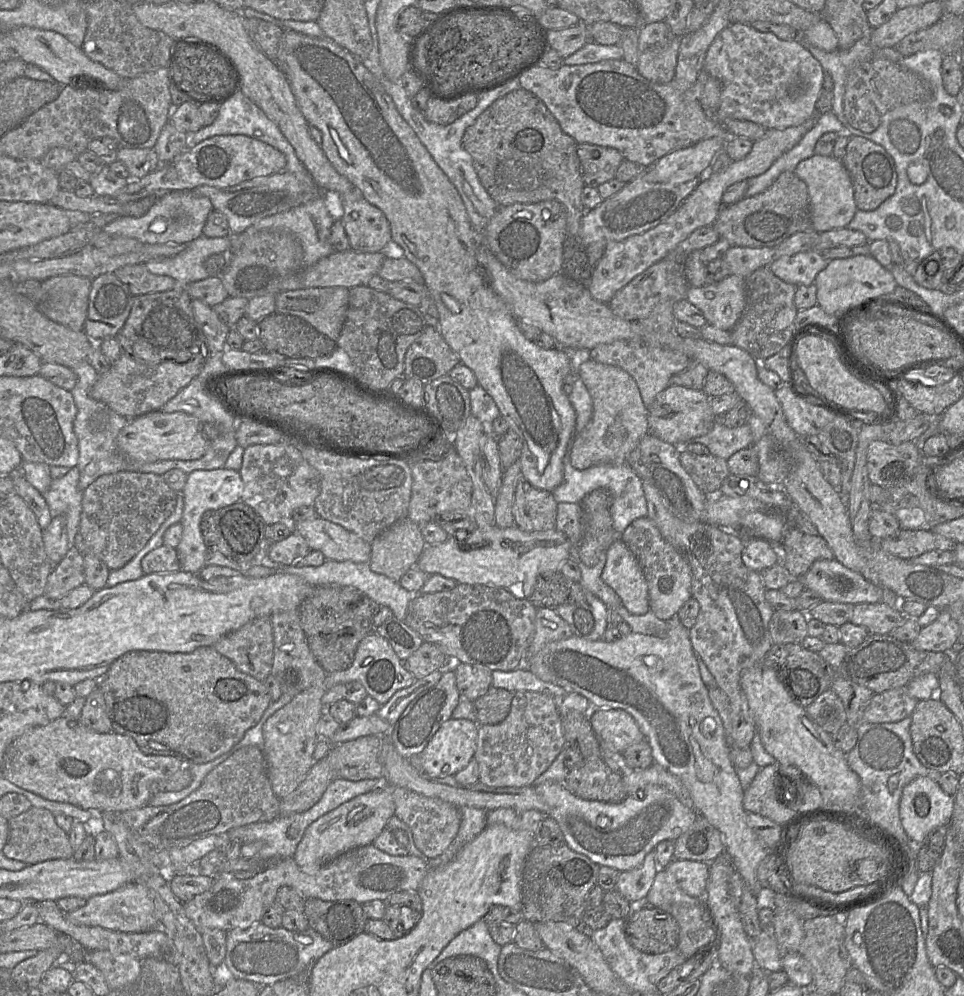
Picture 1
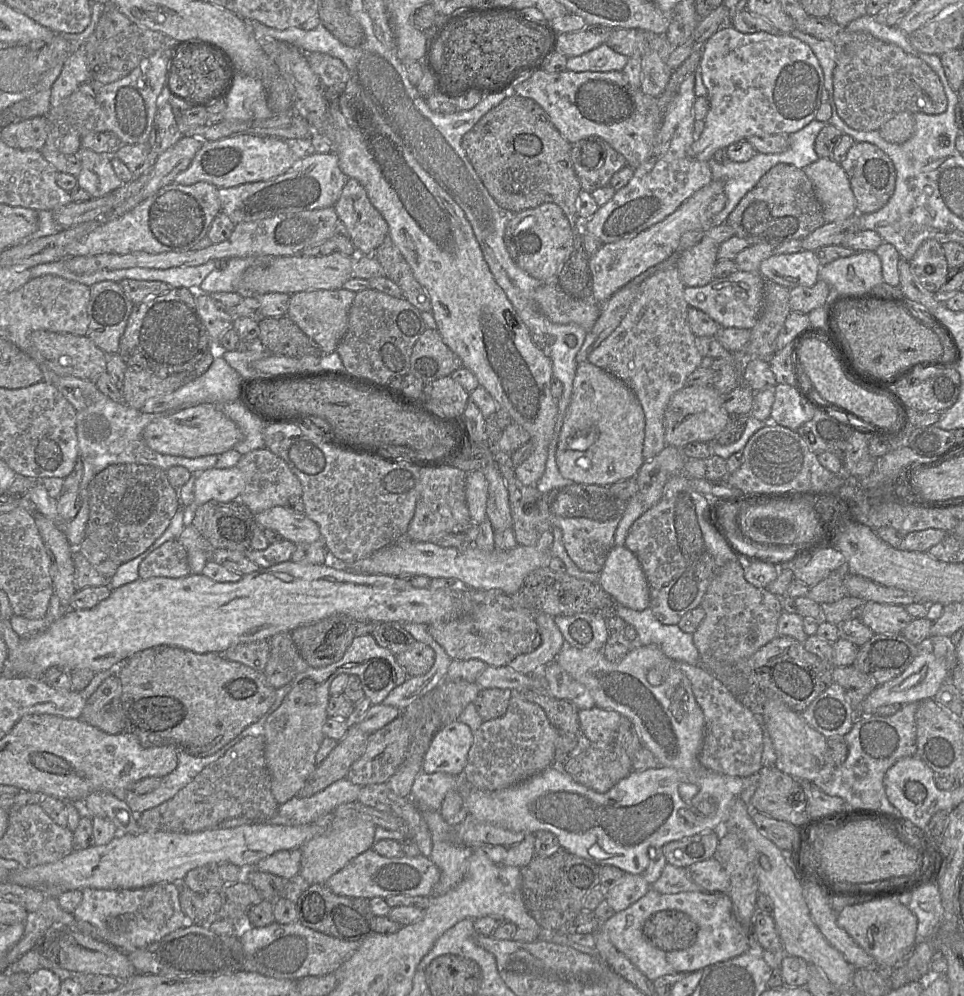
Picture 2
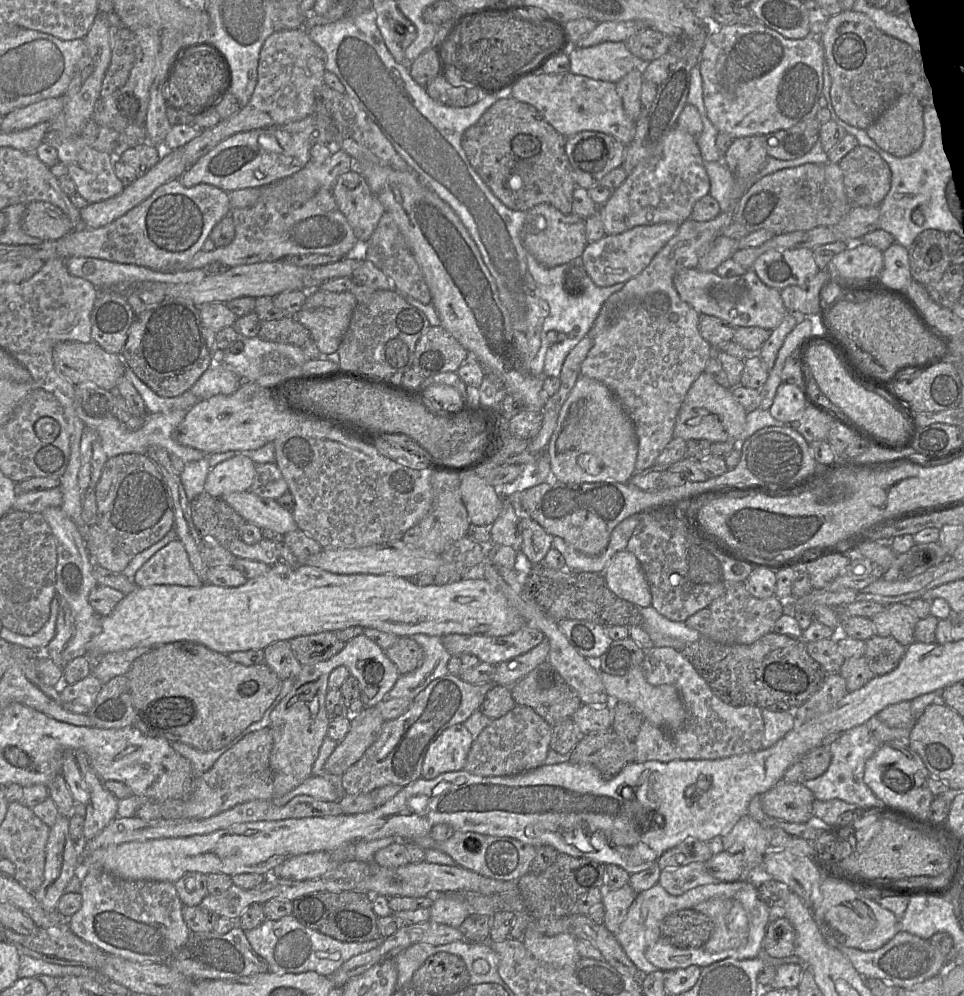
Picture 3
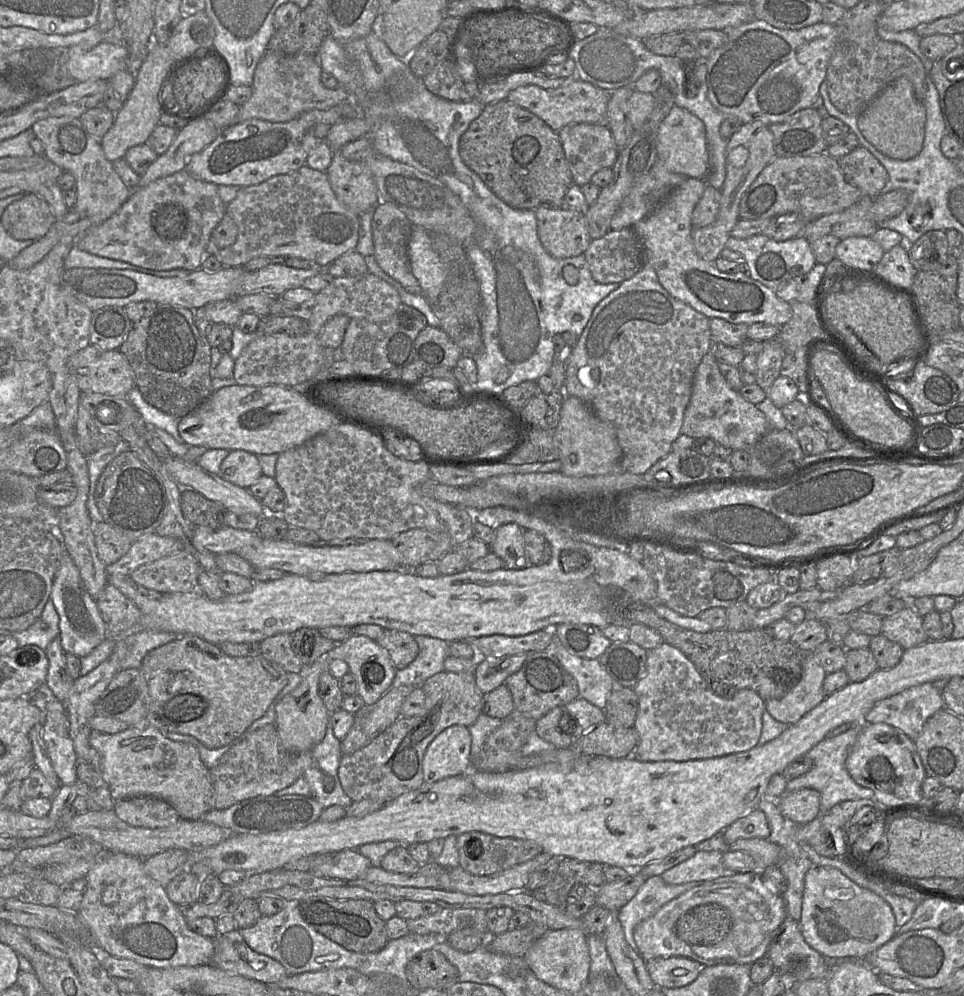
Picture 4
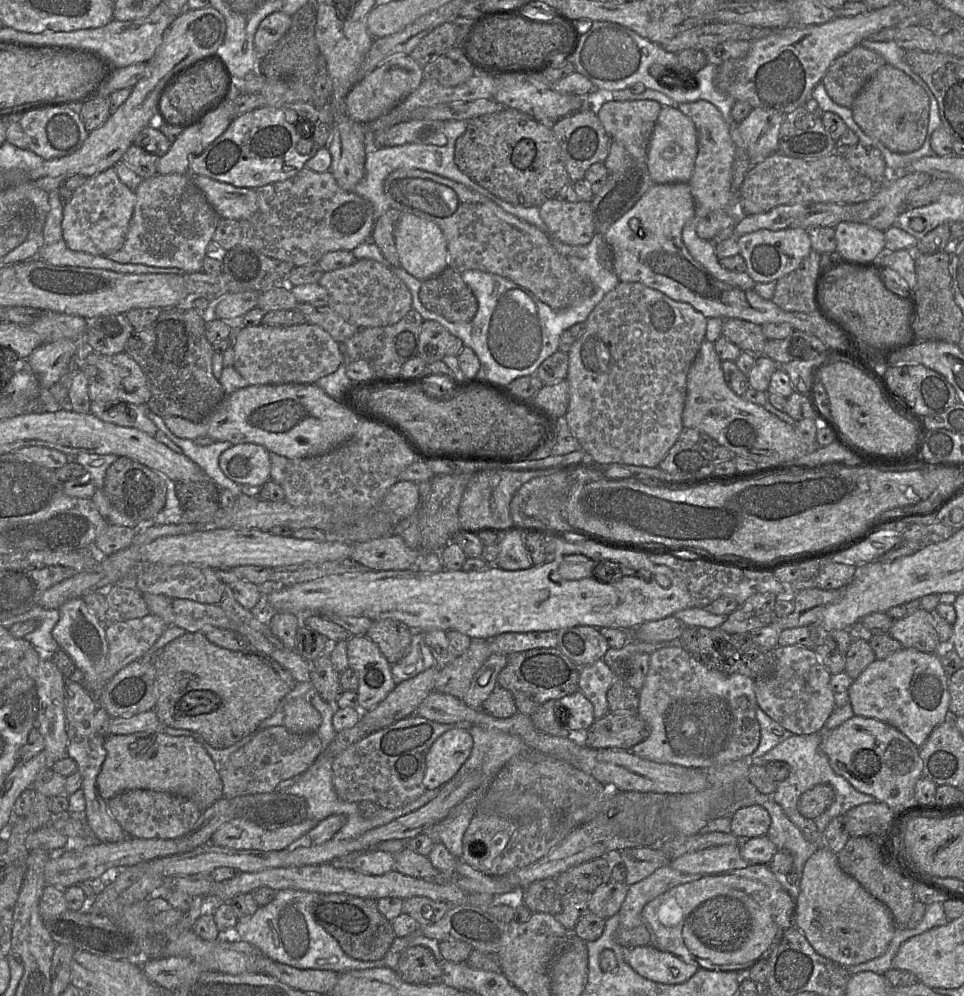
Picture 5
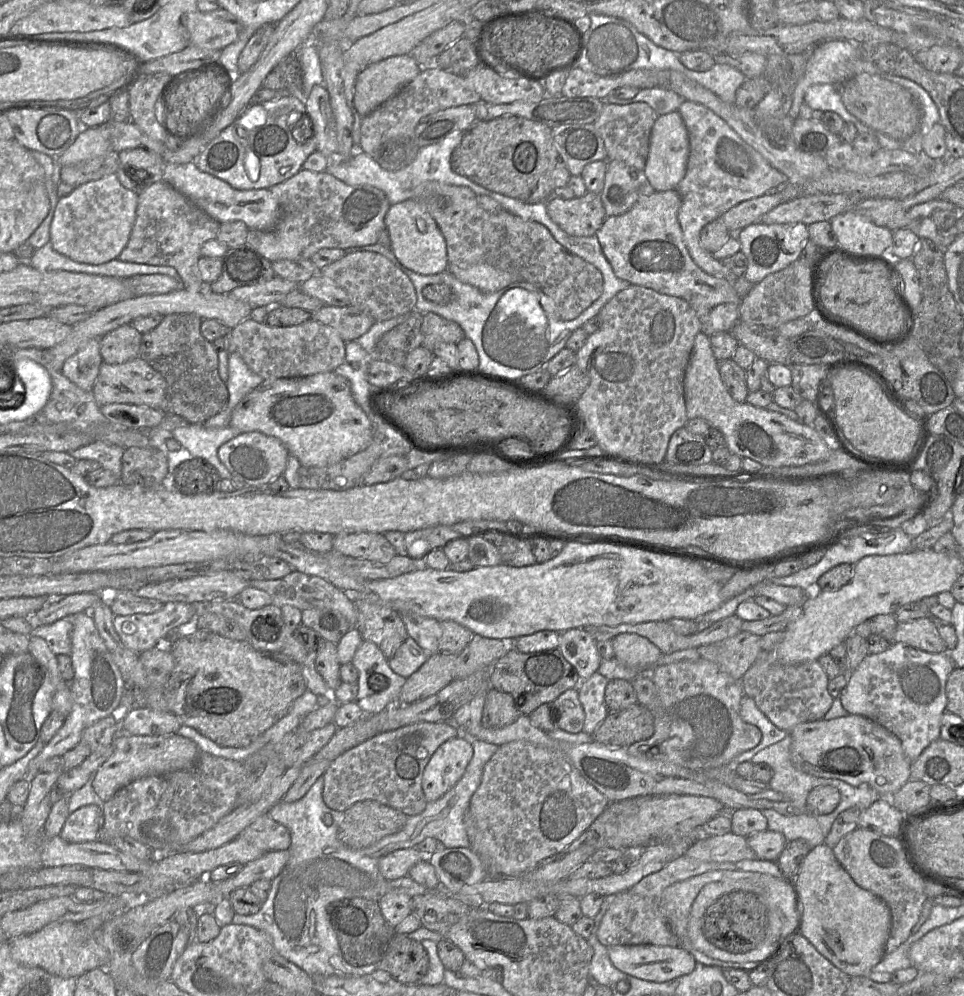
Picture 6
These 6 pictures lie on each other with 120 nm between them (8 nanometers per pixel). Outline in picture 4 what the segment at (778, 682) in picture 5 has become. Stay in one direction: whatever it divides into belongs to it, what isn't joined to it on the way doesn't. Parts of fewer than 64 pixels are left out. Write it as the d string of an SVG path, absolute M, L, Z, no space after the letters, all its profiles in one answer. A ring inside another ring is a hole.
M805 653L798 683L784 697L766 701L765 710L778 722L796 723L826 698L823 691L826 675L811 653Z

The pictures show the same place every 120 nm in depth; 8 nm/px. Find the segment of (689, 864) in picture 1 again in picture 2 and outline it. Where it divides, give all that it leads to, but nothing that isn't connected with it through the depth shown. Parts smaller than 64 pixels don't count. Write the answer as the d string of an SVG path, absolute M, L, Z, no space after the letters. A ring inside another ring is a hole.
M715 857L694 863L687 867L690 878L703 892L727 893L730 887L730 878L722 865Z

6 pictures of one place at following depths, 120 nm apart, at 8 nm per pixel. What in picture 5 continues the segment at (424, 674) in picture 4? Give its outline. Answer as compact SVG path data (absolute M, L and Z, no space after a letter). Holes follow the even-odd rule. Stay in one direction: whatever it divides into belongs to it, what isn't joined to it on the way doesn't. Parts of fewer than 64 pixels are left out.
M413 632L407 653L399 662L391 665L391 673L398 685L435 665L431 650L425 643L424 632Z

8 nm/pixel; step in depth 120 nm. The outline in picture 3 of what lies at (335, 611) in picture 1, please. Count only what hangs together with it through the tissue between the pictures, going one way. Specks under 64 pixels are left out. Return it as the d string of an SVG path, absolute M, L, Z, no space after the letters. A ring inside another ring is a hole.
M334 632L301 635L288 642L301 666L328 660L339 653L346 644L339 640Z

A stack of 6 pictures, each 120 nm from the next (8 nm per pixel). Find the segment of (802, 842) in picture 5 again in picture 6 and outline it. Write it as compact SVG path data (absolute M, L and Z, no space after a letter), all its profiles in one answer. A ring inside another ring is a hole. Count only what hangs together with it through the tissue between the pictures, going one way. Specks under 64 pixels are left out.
M772 808L760 812L768 821L768 829L782 833L786 840L803 839L810 849L824 843L824 834L814 814L804 812L799 815L785 816Z

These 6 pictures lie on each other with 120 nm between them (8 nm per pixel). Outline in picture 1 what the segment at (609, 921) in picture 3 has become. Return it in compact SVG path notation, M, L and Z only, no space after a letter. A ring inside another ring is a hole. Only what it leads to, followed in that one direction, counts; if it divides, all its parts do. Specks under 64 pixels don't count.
M653 850L646 855L640 866L620 872L614 890L617 890L634 906L643 904L659 870Z

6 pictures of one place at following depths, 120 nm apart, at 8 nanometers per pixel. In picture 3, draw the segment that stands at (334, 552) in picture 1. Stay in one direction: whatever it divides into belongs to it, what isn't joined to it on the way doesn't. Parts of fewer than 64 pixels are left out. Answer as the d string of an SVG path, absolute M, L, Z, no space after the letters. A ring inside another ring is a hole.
M250 491L233 492L221 498L245 521L261 529L270 529L283 536L298 529L292 511L282 508L273 499L259 497Z

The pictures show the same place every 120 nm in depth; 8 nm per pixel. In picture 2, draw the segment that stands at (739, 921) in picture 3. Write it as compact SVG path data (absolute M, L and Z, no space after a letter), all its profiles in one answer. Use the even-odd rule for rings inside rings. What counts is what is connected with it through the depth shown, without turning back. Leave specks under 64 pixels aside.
M663 910L650 916L643 926L645 939L666 953L667 962L675 973L682 972L684 950L692 946L699 934L699 916L675 910Z

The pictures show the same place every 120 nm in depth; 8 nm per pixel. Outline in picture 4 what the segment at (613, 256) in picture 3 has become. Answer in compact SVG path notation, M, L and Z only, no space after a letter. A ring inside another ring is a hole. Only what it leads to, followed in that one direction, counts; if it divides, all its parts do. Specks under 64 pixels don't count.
M632 228L610 230L603 237L592 239L584 255L594 280L600 284L621 284L633 277L644 264L641 243Z

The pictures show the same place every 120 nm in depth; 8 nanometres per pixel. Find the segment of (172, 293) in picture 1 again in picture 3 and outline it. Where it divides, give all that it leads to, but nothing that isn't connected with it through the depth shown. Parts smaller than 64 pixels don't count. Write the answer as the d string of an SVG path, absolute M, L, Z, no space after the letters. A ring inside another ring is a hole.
M166 296L147 310L134 313L120 357L160 397L173 398L190 391L212 364L198 306L189 299Z

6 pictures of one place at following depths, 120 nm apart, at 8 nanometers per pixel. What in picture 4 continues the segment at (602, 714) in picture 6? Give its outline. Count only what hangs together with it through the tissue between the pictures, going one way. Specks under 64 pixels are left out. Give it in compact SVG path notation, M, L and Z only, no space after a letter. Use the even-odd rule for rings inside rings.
M555 638L551 649L576 680L579 697L600 709L605 709L608 696L616 686L599 659L586 659L573 655Z

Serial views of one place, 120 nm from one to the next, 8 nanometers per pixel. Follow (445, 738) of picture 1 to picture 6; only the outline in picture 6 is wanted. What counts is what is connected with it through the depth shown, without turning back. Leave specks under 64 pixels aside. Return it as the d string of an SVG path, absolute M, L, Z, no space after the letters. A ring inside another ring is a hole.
M462 733L441 744L423 772L422 790L426 801L435 801L449 791L460 780L472 757L472 740Z

